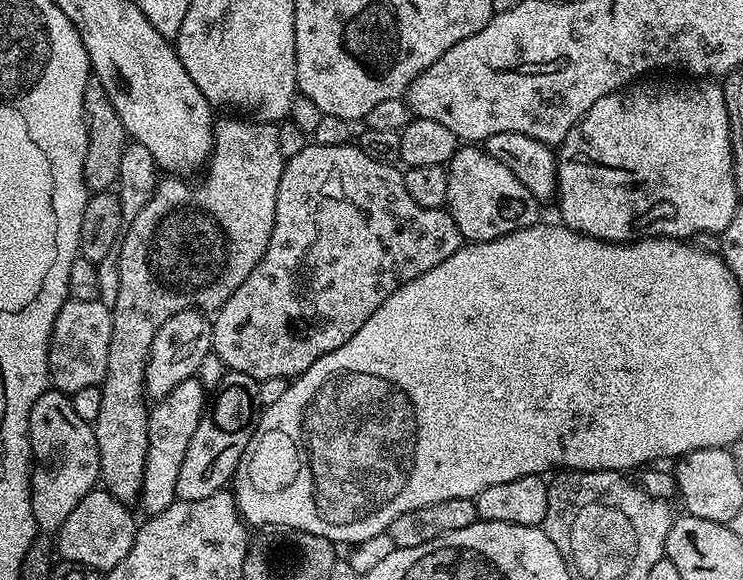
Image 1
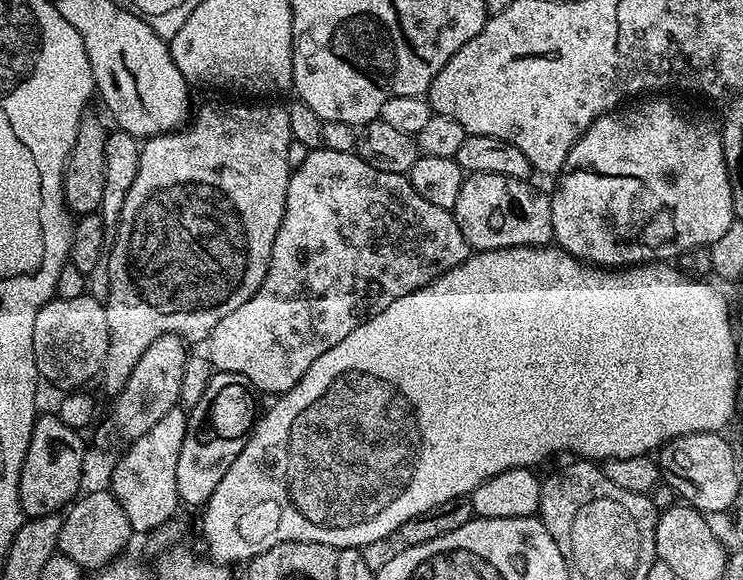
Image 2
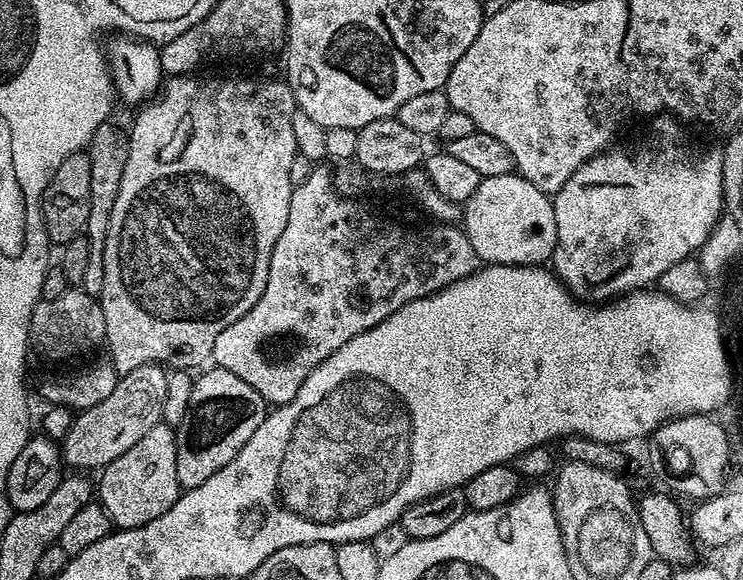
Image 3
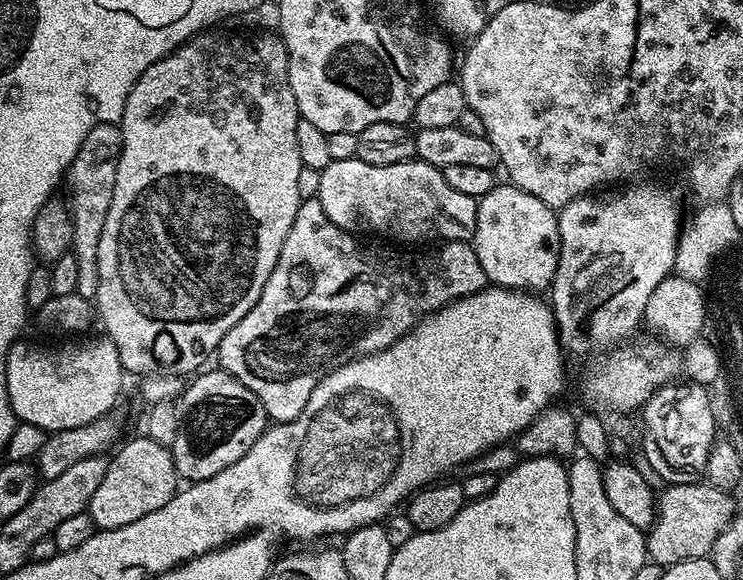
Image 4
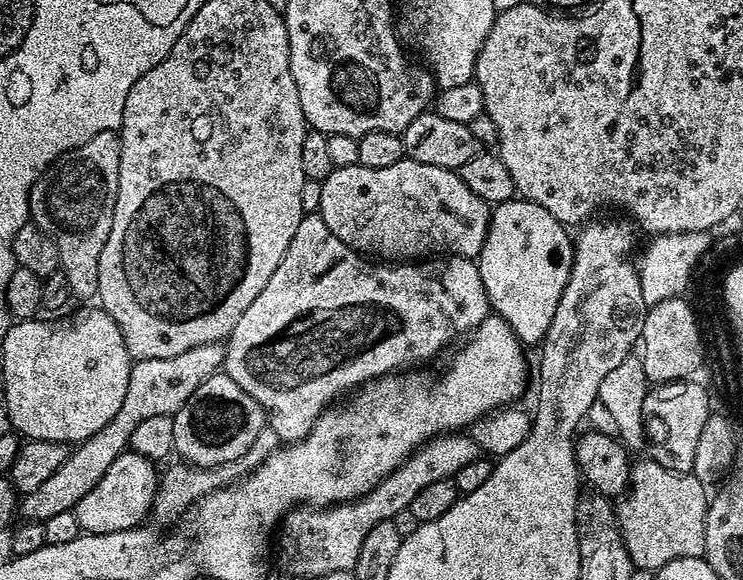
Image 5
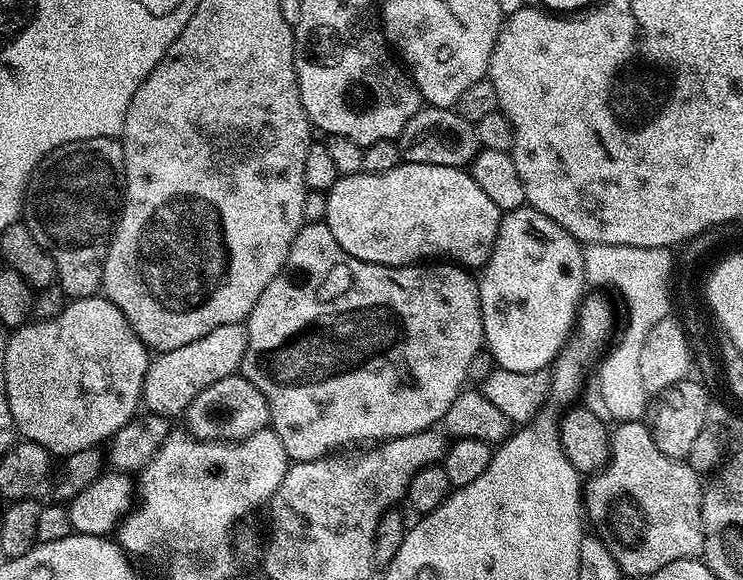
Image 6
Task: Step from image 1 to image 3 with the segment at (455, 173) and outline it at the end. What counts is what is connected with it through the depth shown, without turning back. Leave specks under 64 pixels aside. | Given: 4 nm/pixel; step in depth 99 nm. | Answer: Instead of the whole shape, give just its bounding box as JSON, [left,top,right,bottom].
[462,172,558,265]

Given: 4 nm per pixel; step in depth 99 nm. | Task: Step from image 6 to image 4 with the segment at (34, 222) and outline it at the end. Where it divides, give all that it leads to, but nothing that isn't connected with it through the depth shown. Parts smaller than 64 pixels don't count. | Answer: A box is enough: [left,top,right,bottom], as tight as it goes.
[66,125,122,298]

